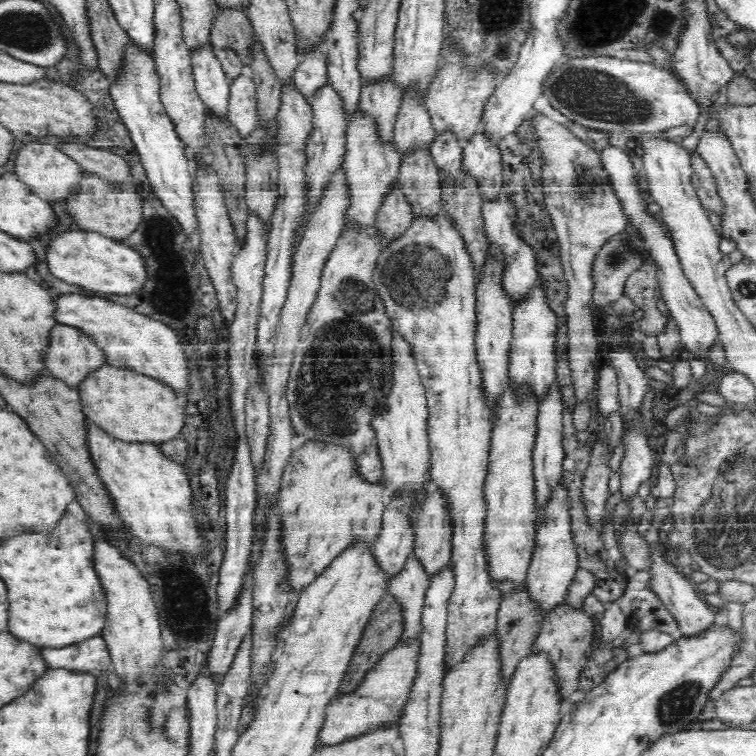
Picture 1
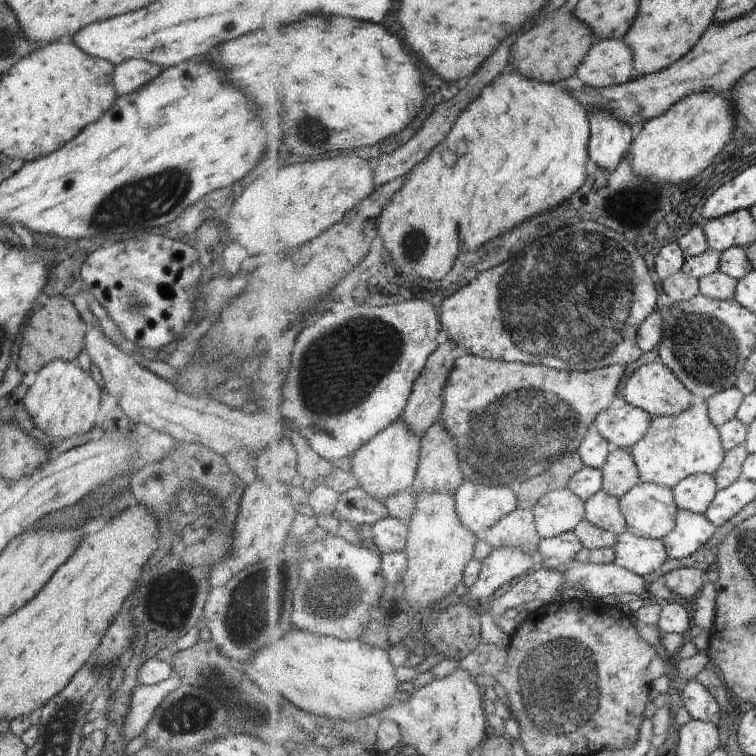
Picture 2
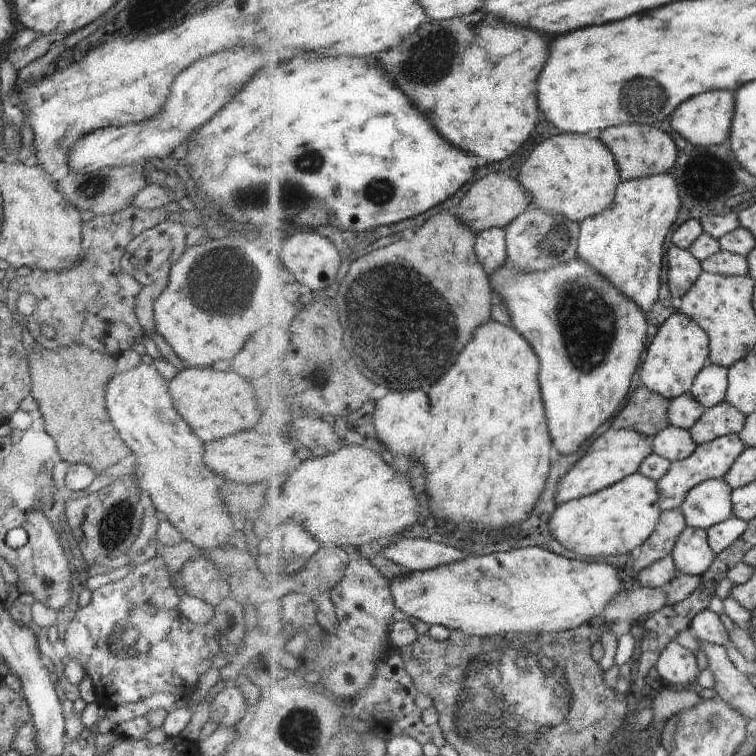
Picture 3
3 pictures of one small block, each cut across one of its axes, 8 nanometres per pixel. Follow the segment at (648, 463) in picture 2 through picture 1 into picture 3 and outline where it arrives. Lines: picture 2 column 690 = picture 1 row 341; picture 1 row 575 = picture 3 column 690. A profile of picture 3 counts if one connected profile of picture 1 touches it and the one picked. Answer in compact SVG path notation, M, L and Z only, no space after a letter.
M738 433L724 435L712 442L699 445L697 452L688 458L673 462L670 472L659 481L662 510L682 509L690 492L703 482L726 479L742 453L748 448Z

